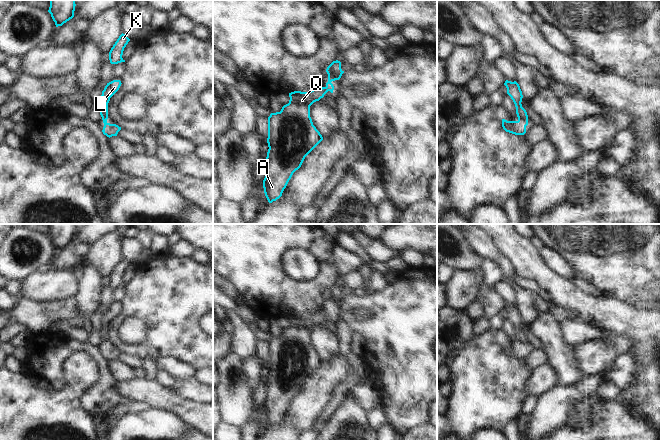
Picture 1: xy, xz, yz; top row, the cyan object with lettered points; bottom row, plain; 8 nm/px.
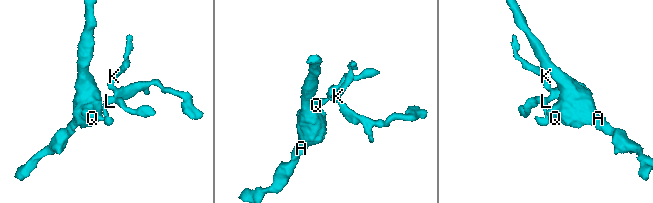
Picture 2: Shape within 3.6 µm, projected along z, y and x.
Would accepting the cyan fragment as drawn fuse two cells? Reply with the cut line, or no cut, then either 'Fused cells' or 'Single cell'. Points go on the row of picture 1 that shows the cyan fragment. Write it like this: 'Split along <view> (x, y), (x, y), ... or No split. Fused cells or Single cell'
Split along yz (517, 121), (522, 124), (527, 123). Fused cells.

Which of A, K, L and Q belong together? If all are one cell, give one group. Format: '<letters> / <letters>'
A Q / K L

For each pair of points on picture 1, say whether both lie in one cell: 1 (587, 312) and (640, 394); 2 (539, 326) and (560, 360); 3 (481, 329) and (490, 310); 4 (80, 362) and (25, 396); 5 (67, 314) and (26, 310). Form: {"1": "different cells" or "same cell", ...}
{"1": "same cell", "2": "same cell", "3": "different cells", "4": "same cell", "5": "same cell"}

